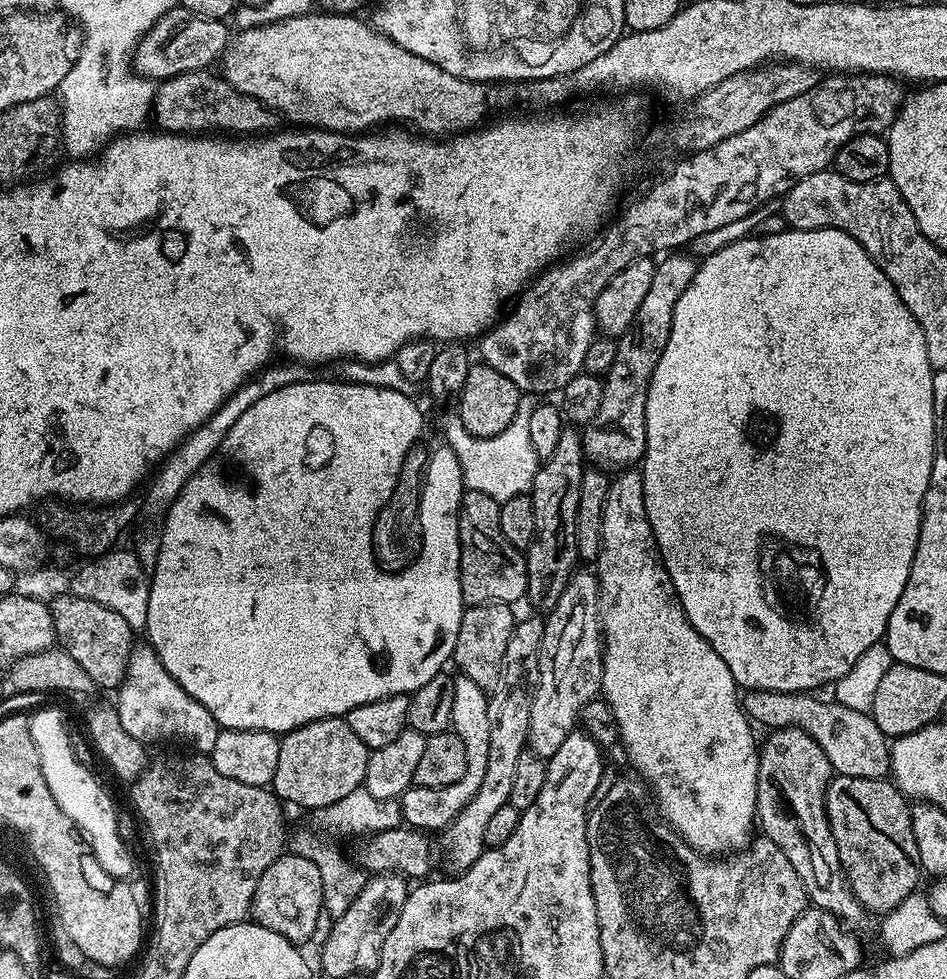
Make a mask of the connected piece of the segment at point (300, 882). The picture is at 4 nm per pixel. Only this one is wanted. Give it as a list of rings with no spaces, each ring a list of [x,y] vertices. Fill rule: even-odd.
[[[285,854],[268,867],[262,878],[258,878],[250,920],[251,923],[261,924],[266,930],[274,930],[274,934],[282,934],[282,938],[291,944],[304,946],[315,934],[323,912],[322,874],[318,874],[318,866],[314,866],[314,862],[305,856]]]

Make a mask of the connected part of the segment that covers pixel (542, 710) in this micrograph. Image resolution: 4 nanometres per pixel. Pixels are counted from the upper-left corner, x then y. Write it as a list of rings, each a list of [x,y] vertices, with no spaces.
[[[577,570],[544,620],[538,678],[530,706],[527,751],[547,762],[562,747],[562,742],[577,731],[580,712],[601,695],[603,661],[600,581],[595,571]]]

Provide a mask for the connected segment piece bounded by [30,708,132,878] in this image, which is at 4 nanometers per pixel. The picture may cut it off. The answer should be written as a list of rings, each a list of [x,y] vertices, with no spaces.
[[[40,708],[30,716],[30,738],[34,738],[34,750],[38,750],[38,762],[42,766],[42,778],[54,794],[54,802],[62,806],[62,814],[80,829],[80,835],[88,841],[92,856],[98,858],[98,866],[106,874],[121,878],[131,877],[132,856],[124,845],[124,836],[120,833],[120,820],[116,817],[116,804],[112,796],[100,785],[100,780],[80,761],[72,740],[68,737],[68,728],[64,725],[64,716],[56,708]]]

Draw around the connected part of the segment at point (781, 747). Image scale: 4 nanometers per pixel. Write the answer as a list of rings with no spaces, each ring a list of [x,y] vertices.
[[[777,728],[767,733],[768,737],[763,737],[758,748],[760,757],[760,770],[756,773],[756,811],[761,817],[768,816],[778,808],[777,801],[780,796],[788,803],[788,808],[792,811],[792,816],[796,819],[796,828],[800,831],[802,839],[808,843],[808,852],[801,856],[792,856],[794,865],[800,876],[804,880],[804,889],[808,891],[808,899],[813,905],[822,910],[826,910],[831,916],[843,918],[845,921],[856,920],[859,916],[865,915],[864,907],[854,898],[854,894],[848,885],[848,879],[840,869],[840,859],[838,858],[838,846],[832,837],[832,831],[828,825],[828,815],[824,812],[824,791],[828,788],[828,782],[832,779],[834,771],[831,762],[827,760],[822,747],[807,732],[801,728]]]

